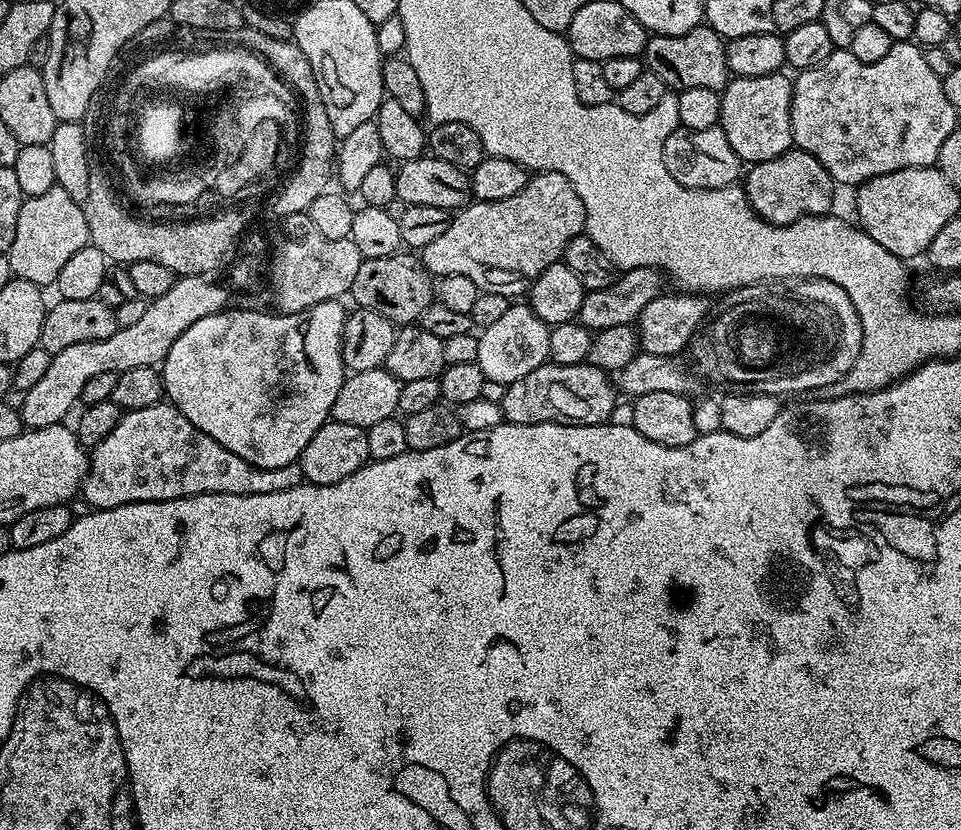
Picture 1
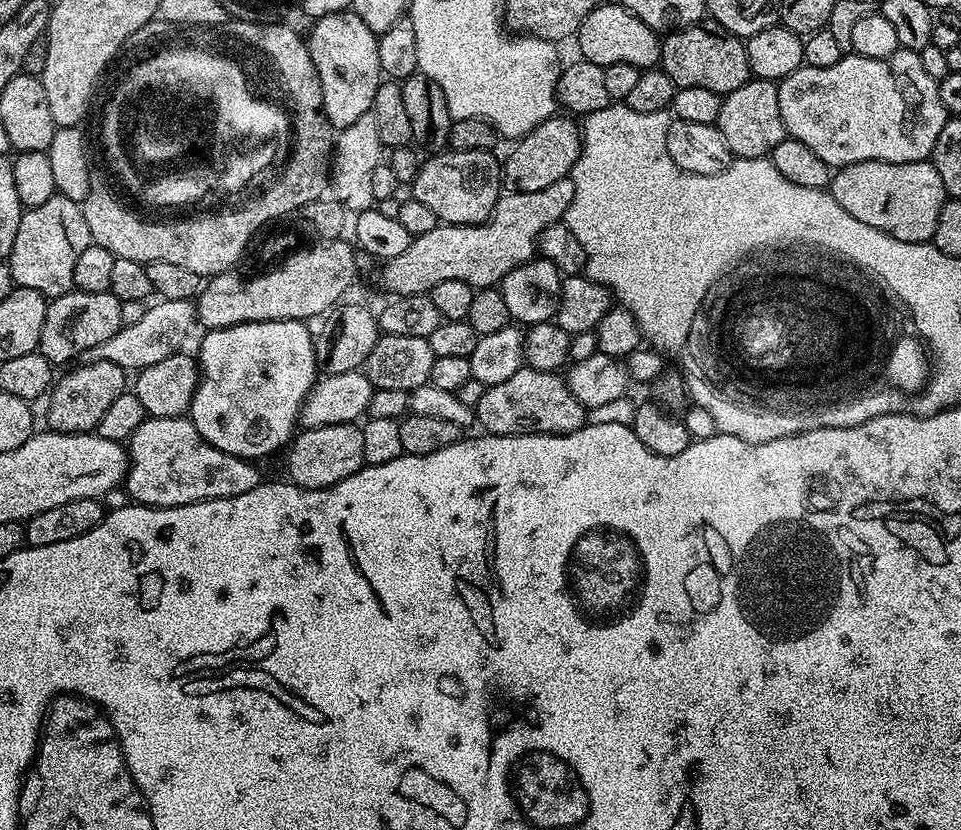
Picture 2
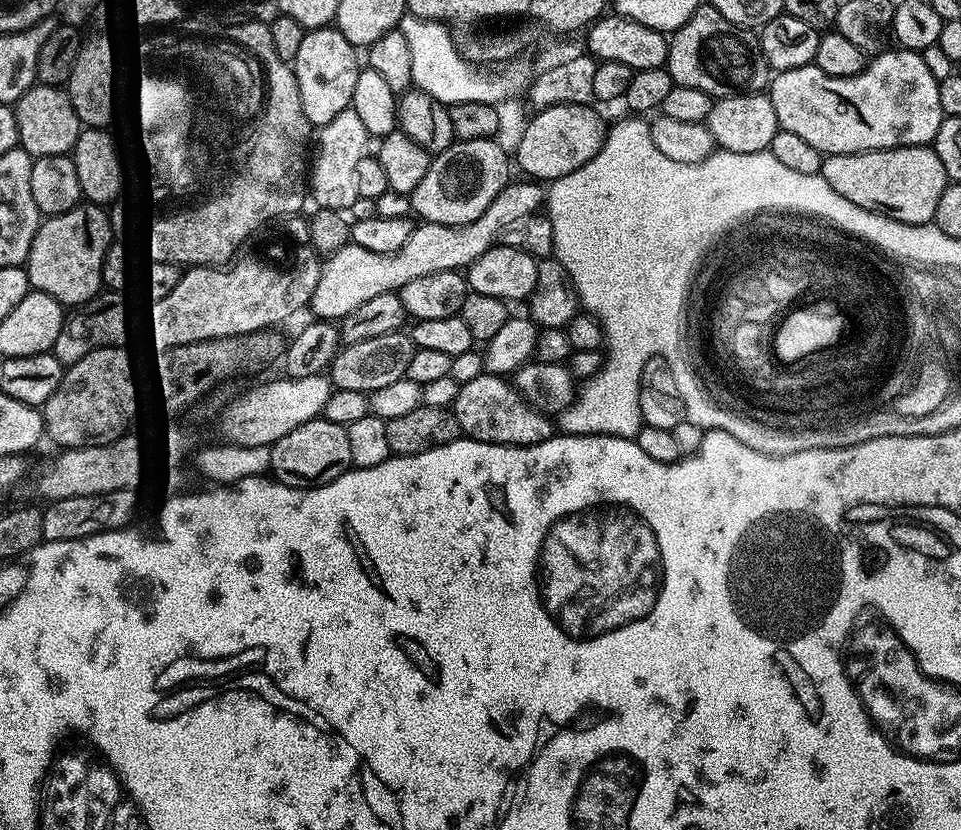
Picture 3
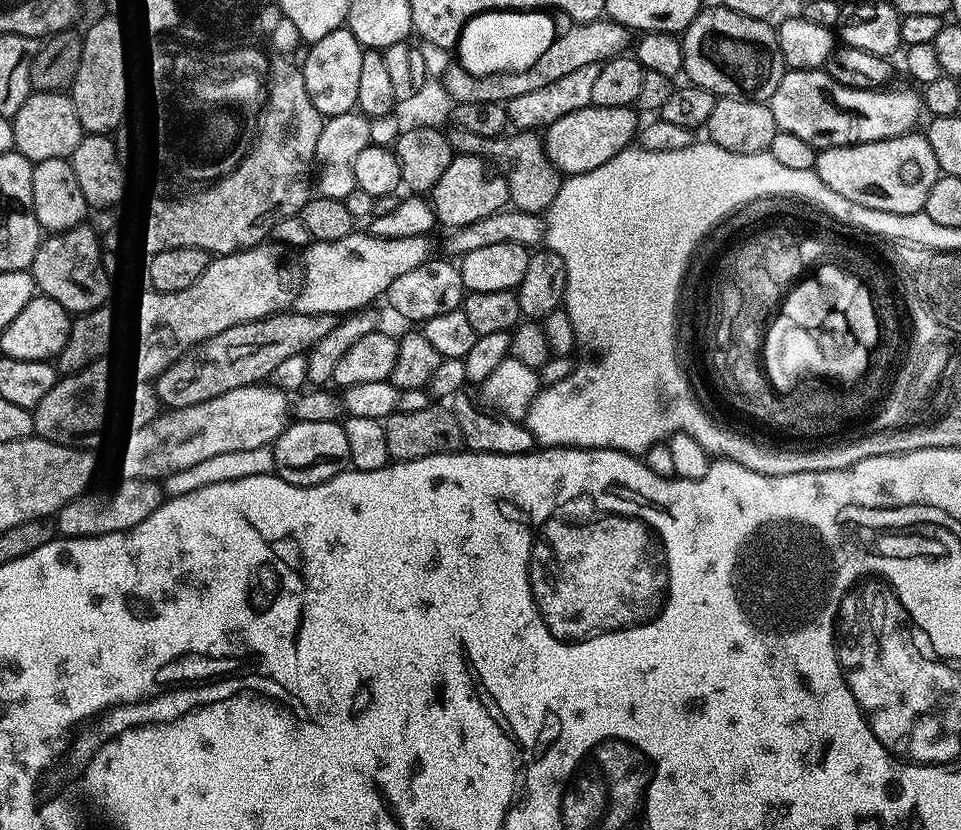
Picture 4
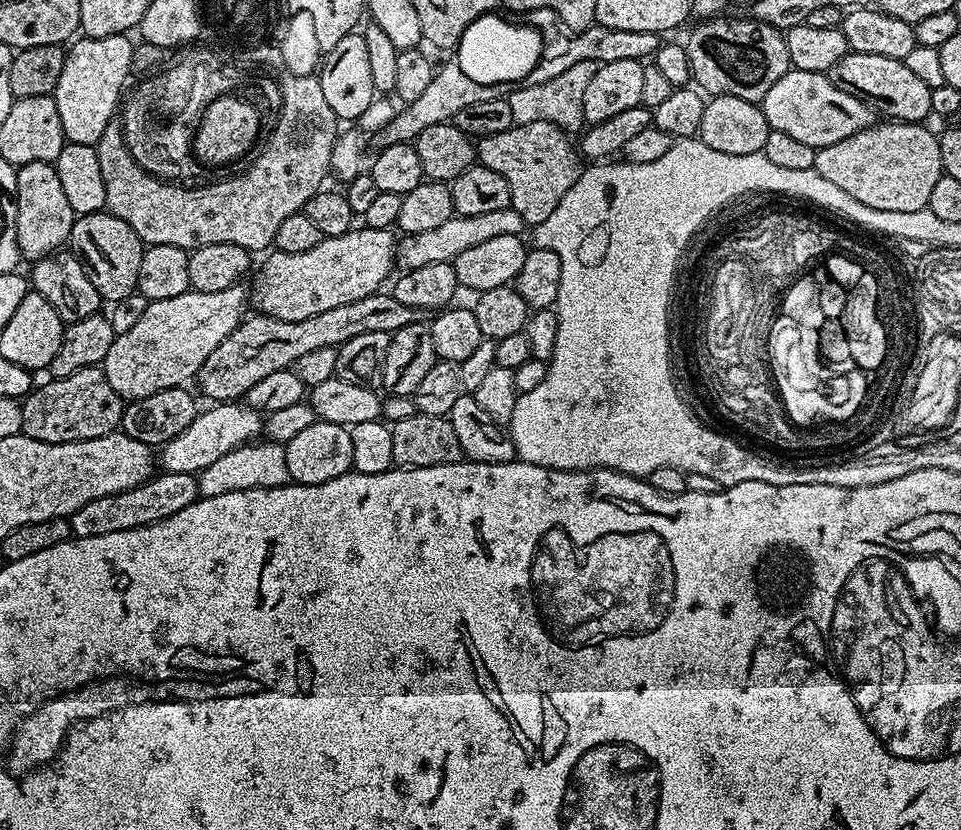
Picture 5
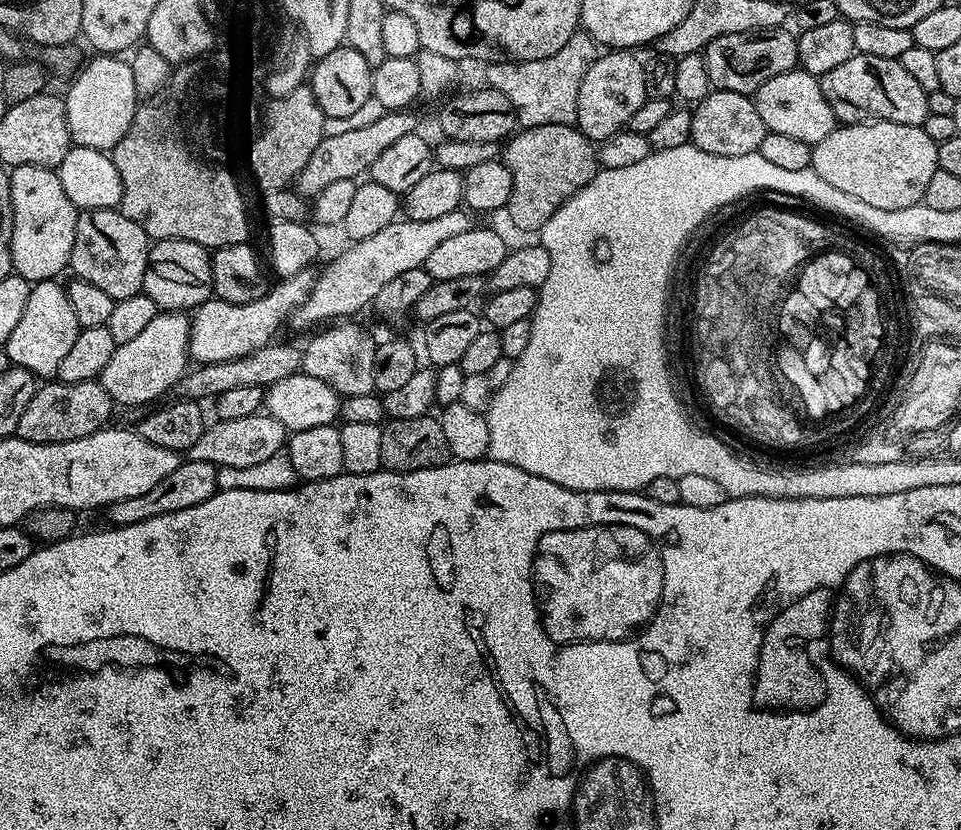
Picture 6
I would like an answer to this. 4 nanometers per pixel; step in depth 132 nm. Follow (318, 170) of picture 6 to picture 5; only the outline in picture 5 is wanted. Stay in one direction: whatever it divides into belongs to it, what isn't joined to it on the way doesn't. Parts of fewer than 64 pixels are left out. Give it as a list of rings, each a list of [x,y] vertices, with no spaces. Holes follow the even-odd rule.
[[[455,62],[444,64],[441,68],[439,65],[433,71],[432,81],[430,86],[426,86],[426,91],[419,98],[414,98],[414,102],[404,104],[401,112],[396,112],[385,125],[382,131],[383,143],[406,144],[415,141],[416,136],[422,134],[422,130],[426,127],[434,123],[449,123],[458,114],[458,110],[462,110],[465,106],[474,106],[474,102],[490,102],[490,98],[501,98],[505,92],[503,84],[483,85],[466,78]]]

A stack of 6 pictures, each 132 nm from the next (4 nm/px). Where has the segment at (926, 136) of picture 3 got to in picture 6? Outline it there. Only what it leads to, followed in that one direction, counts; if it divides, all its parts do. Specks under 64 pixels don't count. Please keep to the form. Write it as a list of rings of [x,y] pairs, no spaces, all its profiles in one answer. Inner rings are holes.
[[[803,70],[783,72],[766,82],[762,82],[762,86],[754,94],[754,99],[762,122],[768,131],[774,134],[786,134],[789,138],[799,138],[802,142],[814,145],[822,142],[822,138],[826,138],[826,134],[830,134],[838,126],[834,110],[830,108],[830,102],[826,102],[826,94],[822,94],[819,79]]]

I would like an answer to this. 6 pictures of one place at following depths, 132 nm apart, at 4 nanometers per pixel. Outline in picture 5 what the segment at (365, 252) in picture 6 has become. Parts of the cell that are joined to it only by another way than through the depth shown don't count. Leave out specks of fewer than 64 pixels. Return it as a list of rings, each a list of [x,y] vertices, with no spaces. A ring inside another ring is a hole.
[[[507,208],[506,210],[493,210],[486,214],[474,214],[473,216],[452,215],[450,222],[438,226],[434,230],[425,230],[423,234],[407,234],[399,241],[396,249],[395,263],[401,264],[401,269],[411,270],[418,266],[430,266],[430,262],[451,262],[456,259],[462,250],[468,250],[470,246],[478,246],[481,242],[487,242],[489,238],[498,238],[501,234],[514,234],[520,236],[525,231],[524,219],[518,214],[518,210]]]

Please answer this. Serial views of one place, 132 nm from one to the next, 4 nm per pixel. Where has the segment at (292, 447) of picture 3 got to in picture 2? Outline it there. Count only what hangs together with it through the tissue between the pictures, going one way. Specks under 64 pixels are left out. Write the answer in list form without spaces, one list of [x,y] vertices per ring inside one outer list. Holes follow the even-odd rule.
[[[356,422],[303,429],[291,441],[287,452],[287,479],[297,488],[328,488],[350,478],[365,467],[362,454],[362,427]]]

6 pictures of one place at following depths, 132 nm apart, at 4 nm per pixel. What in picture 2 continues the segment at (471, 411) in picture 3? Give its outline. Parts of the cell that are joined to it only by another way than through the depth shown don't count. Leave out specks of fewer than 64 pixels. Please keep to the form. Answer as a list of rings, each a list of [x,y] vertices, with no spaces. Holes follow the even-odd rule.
[[[522,366],[506,382],[487,385],[474,403],[474,420],[494,436],[561,436],[586,423],[586,409],[567,388],[560,372],[539,372]]]

